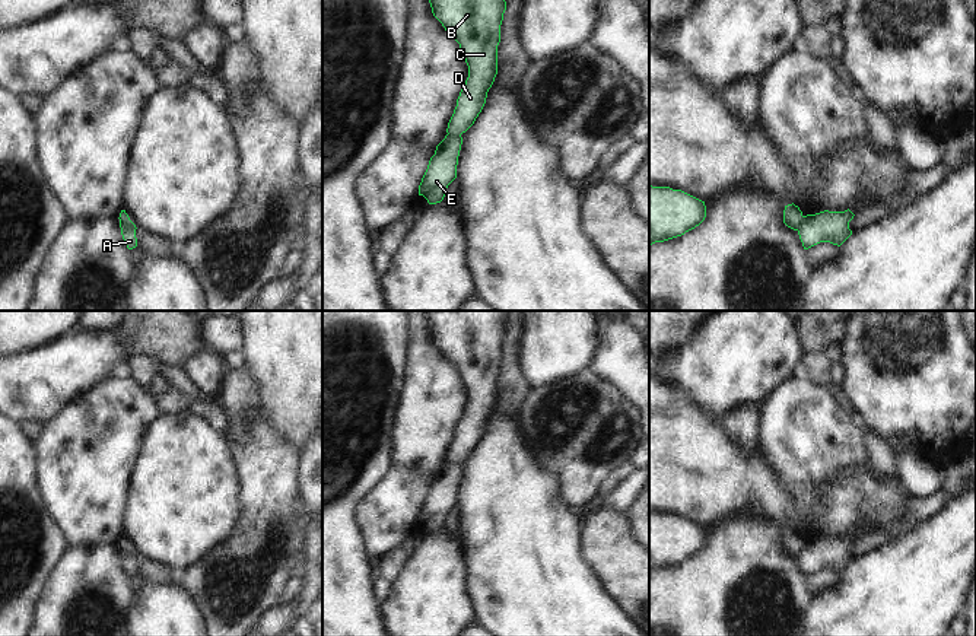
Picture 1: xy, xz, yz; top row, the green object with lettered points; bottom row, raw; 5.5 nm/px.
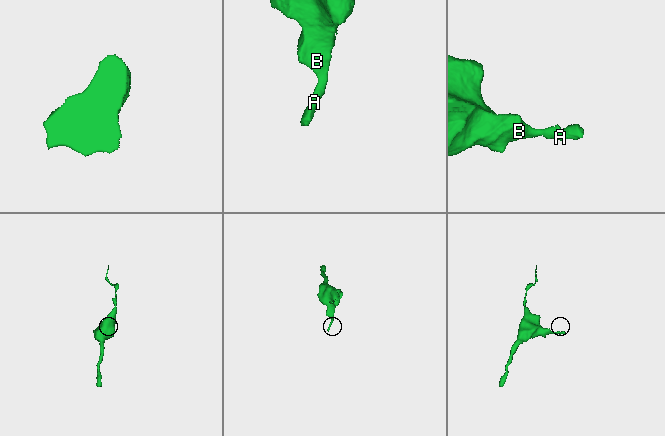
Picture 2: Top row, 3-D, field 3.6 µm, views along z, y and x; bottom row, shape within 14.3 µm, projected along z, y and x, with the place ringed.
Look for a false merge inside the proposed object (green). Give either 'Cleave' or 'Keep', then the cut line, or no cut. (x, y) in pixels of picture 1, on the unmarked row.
Cleave. Split along yz (803, 543), (795, 556).

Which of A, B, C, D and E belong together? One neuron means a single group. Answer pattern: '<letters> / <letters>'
A E / B C D

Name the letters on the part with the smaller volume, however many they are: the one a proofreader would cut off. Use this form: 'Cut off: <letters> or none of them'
Cut off: A, E.

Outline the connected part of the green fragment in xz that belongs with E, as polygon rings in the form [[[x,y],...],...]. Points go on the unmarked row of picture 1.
[[[446,461],[436,473],[419,512],[419,522],[423,522],[429,531],[441,530],[448,512],[457,505],[461,471],[461,461]]]

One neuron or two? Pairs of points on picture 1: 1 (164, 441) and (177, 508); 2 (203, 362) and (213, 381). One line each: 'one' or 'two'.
1: one
2: one

